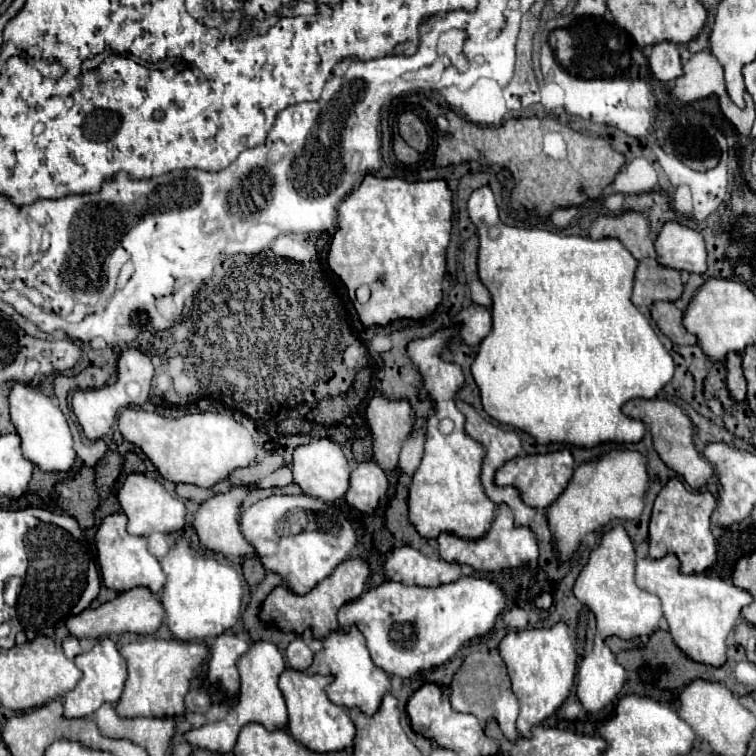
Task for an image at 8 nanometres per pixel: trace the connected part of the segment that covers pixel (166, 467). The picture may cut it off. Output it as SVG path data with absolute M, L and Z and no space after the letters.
M125 409L119 417L123 439L137 445L157 467L159 475L173 483L191 483L197 487L213 487L233 469L247 467L255 459L255 443L249 431L235 421L232 412L219 409L189 413L179 419L167 419L141 409Z

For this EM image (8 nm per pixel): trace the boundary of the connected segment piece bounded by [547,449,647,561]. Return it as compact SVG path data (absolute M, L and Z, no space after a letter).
M617 449L609 451L599 461L583 463L575 469L569 485L559 499L547 507L547 521L553 533L555 553L561 561L569 561L579 549L587 533L599 531L613 519L637 519L643 511L643 497L647 491L645 457L637 451Z

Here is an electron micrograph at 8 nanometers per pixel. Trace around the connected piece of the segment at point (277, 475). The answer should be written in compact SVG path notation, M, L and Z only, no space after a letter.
M281 467L277 471L273 471L271 475L267 475L263 481L257 483L259 489L271 489L271 487L285 487L285 485L291 485L293 483L293 471L291 467Z

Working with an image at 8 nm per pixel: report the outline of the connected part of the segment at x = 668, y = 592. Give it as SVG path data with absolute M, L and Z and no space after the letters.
M665 555L661 559L639 559L637 561L637 575L635 581L641 589L657 595L663 603L663 617L669 623L669 633L673 643L683 651L685 657L697 663L705 663L711 667L721 667L725 663L725 648L739 645L735 639L735 629L741 623L748 623L741 614L741 609L751 603L751 595L743 589L737 589L732 579L724 579L707 573L693 573L685 575L679 571L679 559L675 555Z

